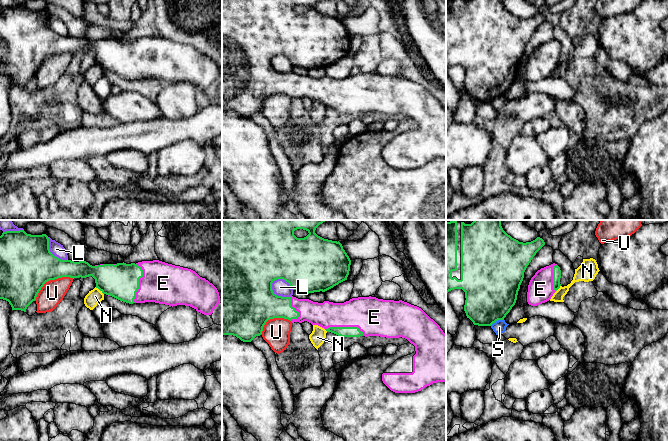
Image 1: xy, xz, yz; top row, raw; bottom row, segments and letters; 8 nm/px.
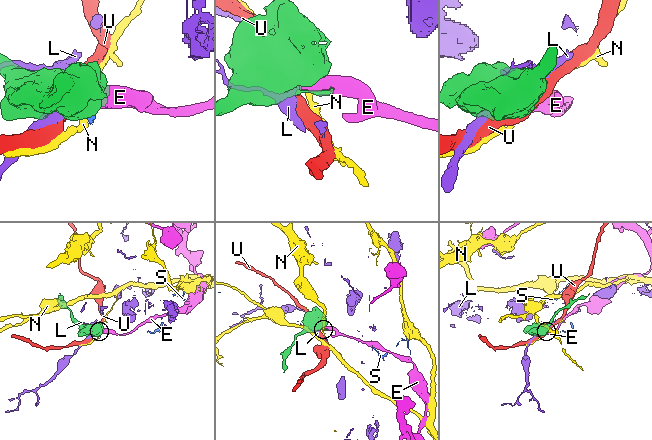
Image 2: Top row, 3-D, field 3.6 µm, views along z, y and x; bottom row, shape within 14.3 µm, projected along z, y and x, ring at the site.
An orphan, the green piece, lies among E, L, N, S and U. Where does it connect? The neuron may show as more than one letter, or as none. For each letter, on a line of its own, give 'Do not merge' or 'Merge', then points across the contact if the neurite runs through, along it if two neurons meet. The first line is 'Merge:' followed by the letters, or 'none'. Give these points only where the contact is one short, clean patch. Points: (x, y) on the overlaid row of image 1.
Merge: E
E: Merge
L: Do not merge
N: Do not merge. Boundary: xy (95, 287), (103, 294)
S: Do not merge. Boundary: yz (503, 319), (498, 319), (490, 325)
U: Do not merge

